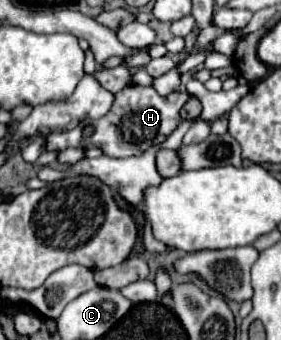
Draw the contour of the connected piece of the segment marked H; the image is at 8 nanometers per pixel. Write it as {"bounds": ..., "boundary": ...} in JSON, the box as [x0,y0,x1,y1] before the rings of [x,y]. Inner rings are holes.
{"bounds":[46,84,190,158],"boundary":[[[130,84],[124,90],[116,94],[116,102],[112,110],[100,118],[100,120],[84,120],[70,132],[52,132],[46,136],[46,150],[66,150],[76,146],[98,146],[104,150],[104,154],[112,158],[126,158],[126,156],[138,156],[144,150],[148,150],[154,144],[160,144],[170,136],[176,126],[180,124],[180,108],[186,104],[190,94],[174,92],[166,98],[162,98],[152,86],[136,86]]]}

